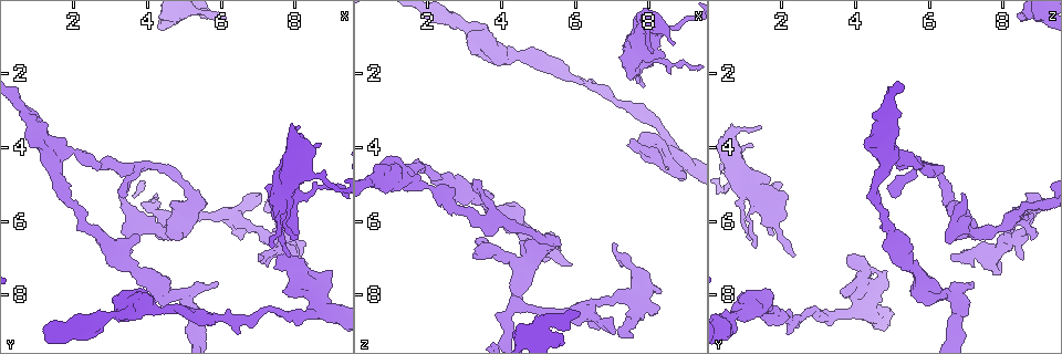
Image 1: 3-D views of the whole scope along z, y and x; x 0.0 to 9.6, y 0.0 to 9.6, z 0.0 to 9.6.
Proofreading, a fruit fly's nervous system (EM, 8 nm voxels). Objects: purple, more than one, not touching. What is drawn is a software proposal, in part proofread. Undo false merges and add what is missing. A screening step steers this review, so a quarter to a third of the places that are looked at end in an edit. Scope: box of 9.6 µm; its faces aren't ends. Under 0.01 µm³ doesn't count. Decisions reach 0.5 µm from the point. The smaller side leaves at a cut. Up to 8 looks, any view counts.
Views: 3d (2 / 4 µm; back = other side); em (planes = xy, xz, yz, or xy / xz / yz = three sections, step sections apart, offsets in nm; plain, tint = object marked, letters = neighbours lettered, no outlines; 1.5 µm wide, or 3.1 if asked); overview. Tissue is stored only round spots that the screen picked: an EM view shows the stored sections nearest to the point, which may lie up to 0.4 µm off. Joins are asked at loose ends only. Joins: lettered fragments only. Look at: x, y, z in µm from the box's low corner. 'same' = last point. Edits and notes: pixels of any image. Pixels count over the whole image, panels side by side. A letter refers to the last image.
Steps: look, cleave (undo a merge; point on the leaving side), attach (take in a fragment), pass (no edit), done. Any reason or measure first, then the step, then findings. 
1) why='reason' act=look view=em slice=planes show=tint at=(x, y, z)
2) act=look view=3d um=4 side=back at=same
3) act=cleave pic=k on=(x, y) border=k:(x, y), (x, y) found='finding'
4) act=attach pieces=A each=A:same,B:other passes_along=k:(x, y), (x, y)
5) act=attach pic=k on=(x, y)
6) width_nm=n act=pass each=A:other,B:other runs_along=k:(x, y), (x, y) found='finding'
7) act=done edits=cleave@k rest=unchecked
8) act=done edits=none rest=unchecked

why='touches itself' act=look view=3d um=2 at=(7.10, 5.55, 9.05)

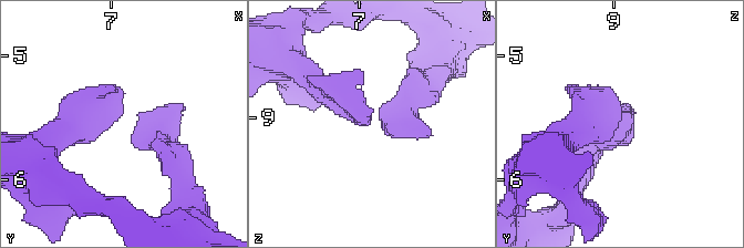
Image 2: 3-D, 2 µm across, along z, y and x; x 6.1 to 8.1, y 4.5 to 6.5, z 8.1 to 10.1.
act=look view=em slice=xy step=4 show=letters at=(7.18, 5.48, 9.06)

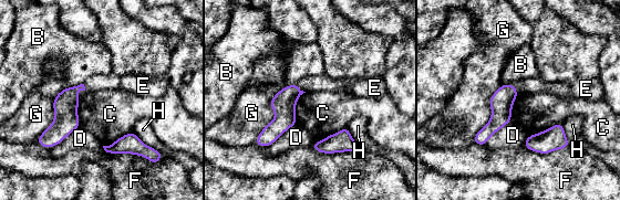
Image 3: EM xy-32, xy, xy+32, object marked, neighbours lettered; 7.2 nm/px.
act=pass each=B:other,C:other,D:other,E:other,F:other,G:other,H:other border=3:(79, 126), (49, 149) found='one cell here'

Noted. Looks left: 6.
why='branch stops here' act=look view=em slice=planes show=letters at=(7.05, 6.90, 6.70)

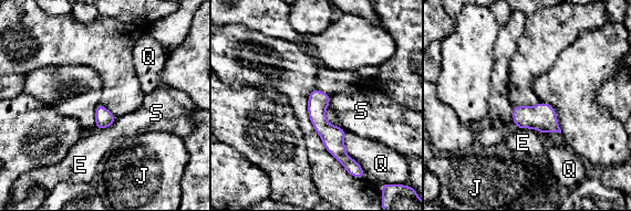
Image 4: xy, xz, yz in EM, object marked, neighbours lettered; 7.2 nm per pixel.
act=pass each=E:other,J:other,Q:other,S:other runs_along=4:(316, 92), (318, 120), (344, 164) found='none of them fits'

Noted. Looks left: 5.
why='free end' act=look view=em slice=planes show=plain at=(7.55, 7.05, 3.80)

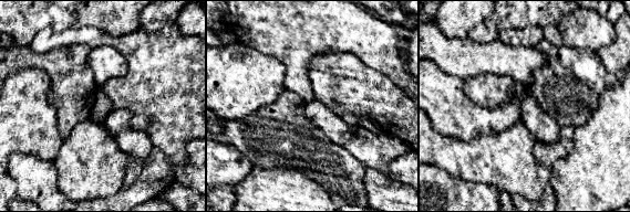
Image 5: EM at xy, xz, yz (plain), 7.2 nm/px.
why='with the object marked' act=look view=em slice=planes show=tint at=same

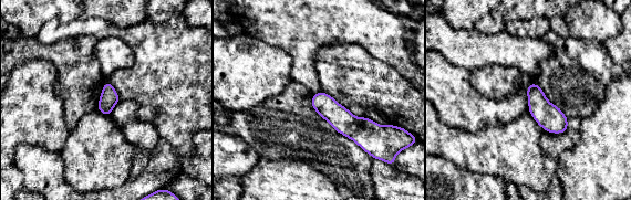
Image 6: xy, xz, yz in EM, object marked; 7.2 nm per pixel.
act=look view=em slice=planes show=letters at=same

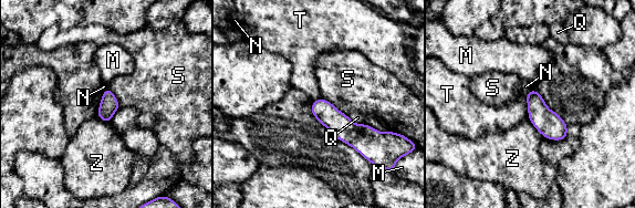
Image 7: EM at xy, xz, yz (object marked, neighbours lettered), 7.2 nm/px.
act=pass each=M:other,N:other,Q:other,S:other,T:other,Z:other border=7:(524, 95), (528, 118) found='none of them fits'

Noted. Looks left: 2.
act=done edits=none rest=unchecked

